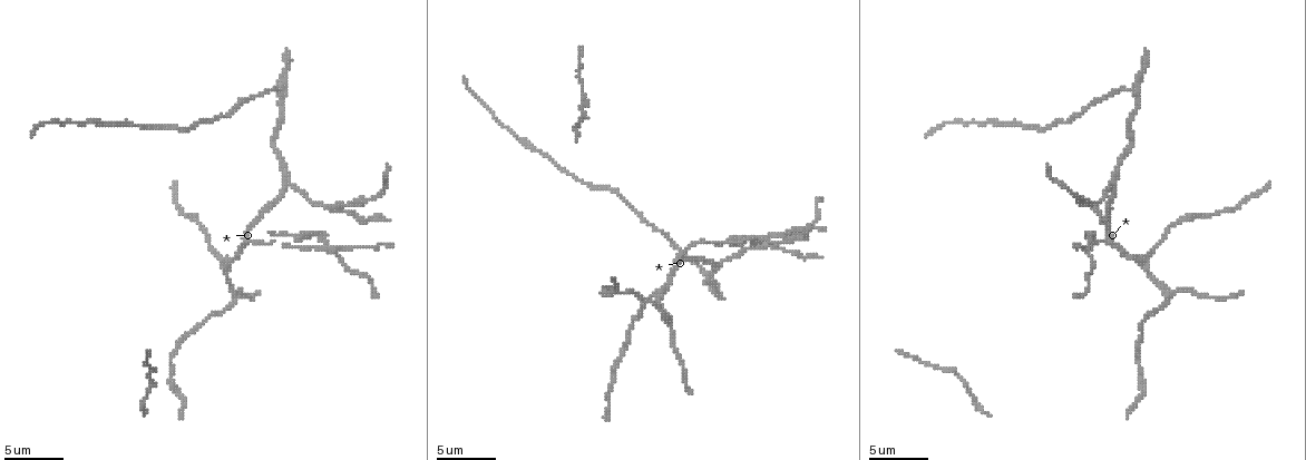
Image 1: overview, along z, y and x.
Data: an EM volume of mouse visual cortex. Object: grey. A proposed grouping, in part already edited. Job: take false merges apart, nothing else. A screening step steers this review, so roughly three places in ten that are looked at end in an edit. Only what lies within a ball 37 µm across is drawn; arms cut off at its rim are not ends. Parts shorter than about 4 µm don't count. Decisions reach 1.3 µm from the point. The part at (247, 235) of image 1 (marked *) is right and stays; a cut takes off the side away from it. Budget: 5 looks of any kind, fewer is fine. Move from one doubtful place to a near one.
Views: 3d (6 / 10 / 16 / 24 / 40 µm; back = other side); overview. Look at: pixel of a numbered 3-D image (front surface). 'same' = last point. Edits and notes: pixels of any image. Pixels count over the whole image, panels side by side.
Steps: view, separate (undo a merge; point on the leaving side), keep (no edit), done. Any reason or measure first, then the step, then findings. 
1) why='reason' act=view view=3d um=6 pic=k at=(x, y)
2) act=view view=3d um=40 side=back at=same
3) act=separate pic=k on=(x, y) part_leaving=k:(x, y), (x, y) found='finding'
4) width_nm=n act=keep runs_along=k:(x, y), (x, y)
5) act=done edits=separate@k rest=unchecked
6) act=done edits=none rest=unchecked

why='two arms in line, one across' act=view view=3d um=10 pic=1 at=(721, 260)

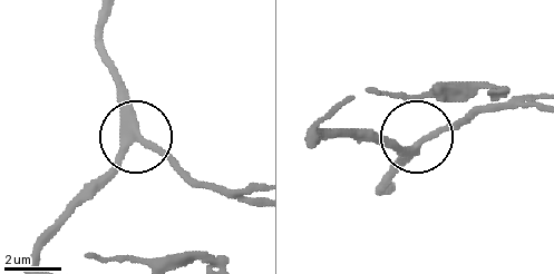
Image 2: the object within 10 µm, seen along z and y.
arms=3 act=keep runs_along=2:(36, 258), (42, 232), (136, 140), (184, 179) found='continuous, no second neuron'

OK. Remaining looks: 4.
why='two arms in line, one across' act=view view=3d um=10 pic=1 at=(337, 253)

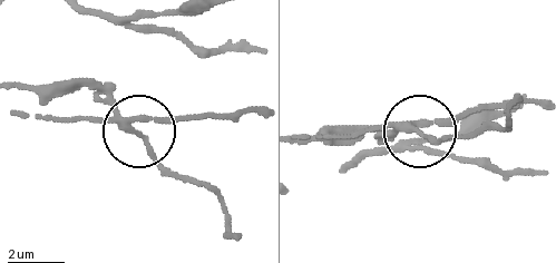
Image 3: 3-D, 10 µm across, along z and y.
width_nm=210 act=separate pic=3 on=(150, 151) part_leaving=3:(126, 126), (167, 166), (211, 188), (225, 229), (236, 236) found='a second neuron is stuck on'

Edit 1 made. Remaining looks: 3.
why='three arms meet' act=view view=3d um=6 pic=1 at=(235, 295)

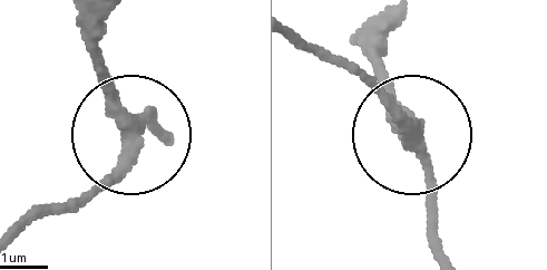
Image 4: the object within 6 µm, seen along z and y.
why='from behind' act=view view=3d um=6 side=back pic=4 at=(131, 136)

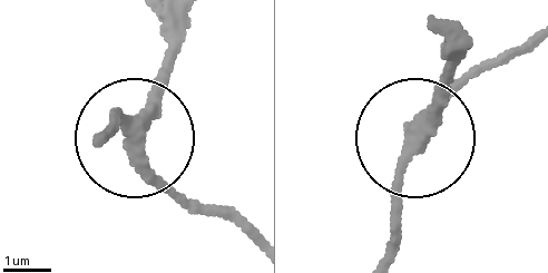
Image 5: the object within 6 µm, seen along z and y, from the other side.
act=keep runs_along=5:(433, 18), (449, 66), (401, 174), (401, 242) found='all the same neuron'

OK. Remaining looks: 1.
act=done edits=separate@3 rest=unchecked

